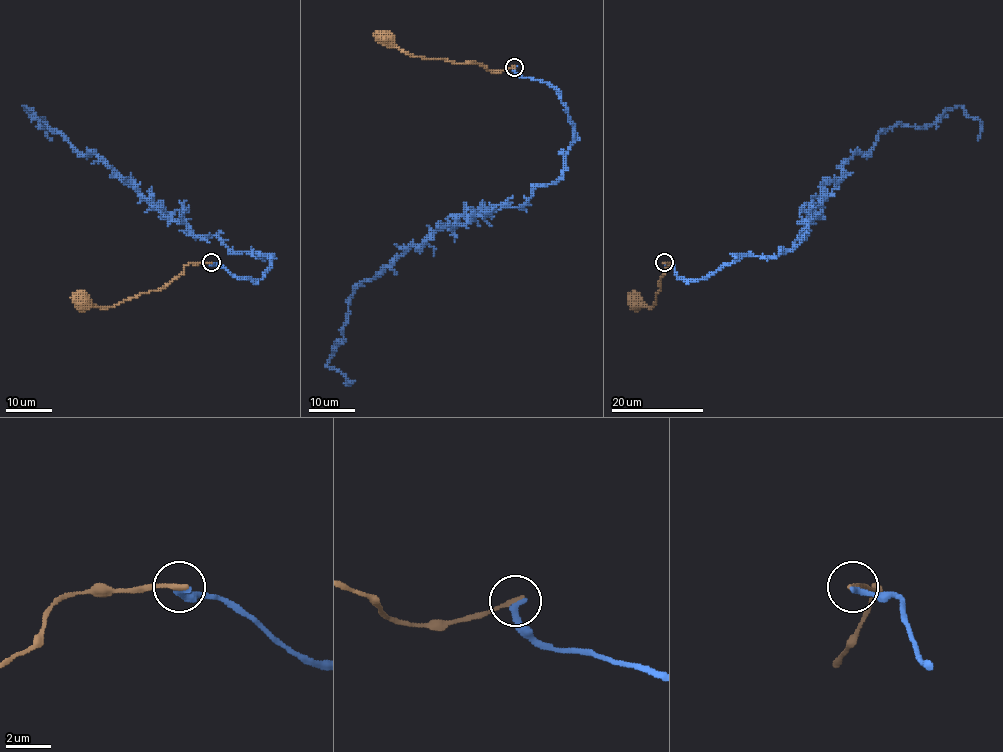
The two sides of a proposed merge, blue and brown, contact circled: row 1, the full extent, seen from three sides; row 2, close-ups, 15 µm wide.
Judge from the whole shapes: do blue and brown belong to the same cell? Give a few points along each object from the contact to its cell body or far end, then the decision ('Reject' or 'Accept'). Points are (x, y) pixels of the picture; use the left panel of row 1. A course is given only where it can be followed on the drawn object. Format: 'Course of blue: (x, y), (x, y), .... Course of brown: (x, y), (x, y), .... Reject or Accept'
Course of blue: (211, 262), (256, 280), (271, 265), (169, 219), (25, 106), (51, 140). Course of brown: (211, 262), (188, 263), (179, 276), (161, 289), (143, 292), (115, 305), (96, 307), (85, 296), (81, 302). Accept

